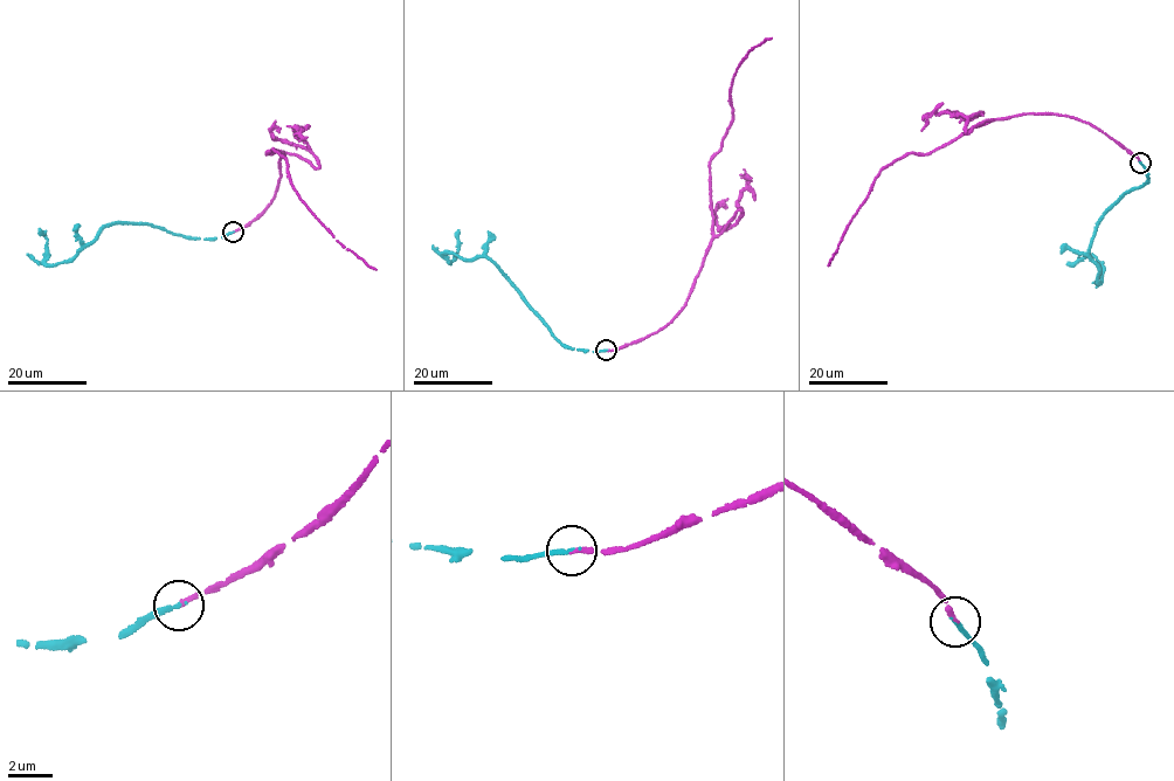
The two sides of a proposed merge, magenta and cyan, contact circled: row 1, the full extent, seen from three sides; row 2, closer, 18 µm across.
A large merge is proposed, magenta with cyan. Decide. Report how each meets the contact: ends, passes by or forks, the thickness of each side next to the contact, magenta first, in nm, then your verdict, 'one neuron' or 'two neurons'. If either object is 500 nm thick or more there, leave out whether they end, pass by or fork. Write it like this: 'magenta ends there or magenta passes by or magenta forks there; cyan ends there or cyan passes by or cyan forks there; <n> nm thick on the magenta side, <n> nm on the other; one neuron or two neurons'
magenta ends there; cyan ends there; 200 nm thick on the magenta side, 200 nm on the other; one neuron

